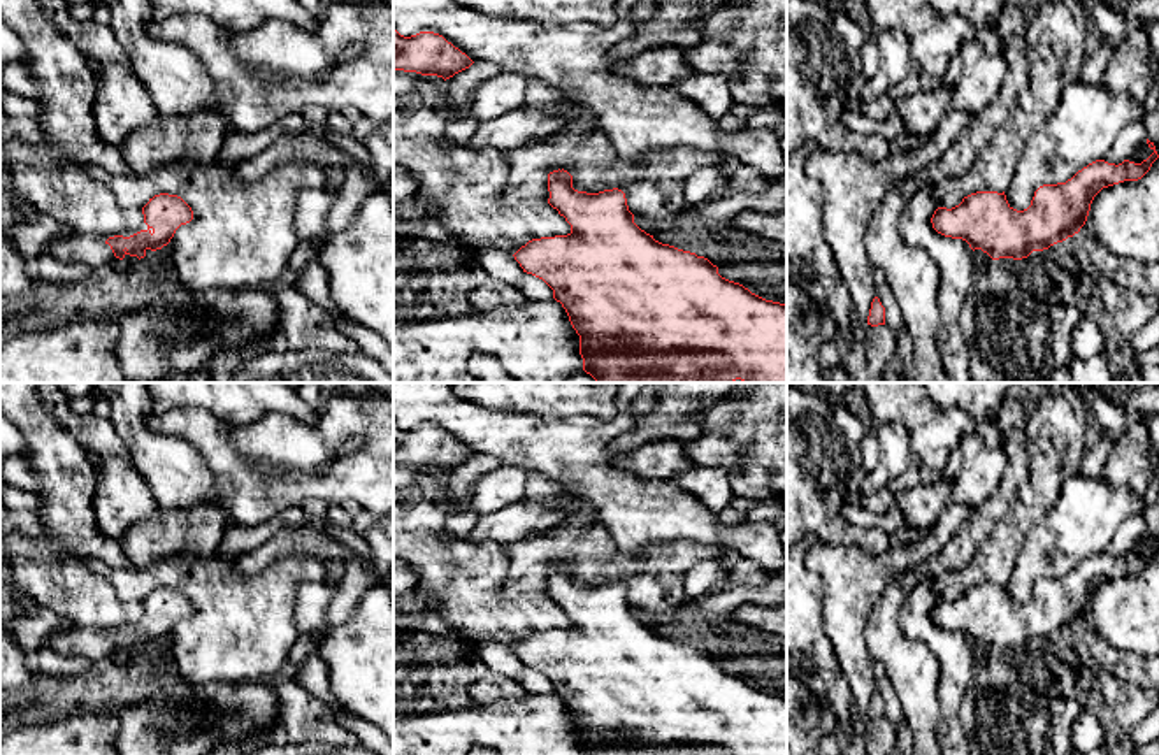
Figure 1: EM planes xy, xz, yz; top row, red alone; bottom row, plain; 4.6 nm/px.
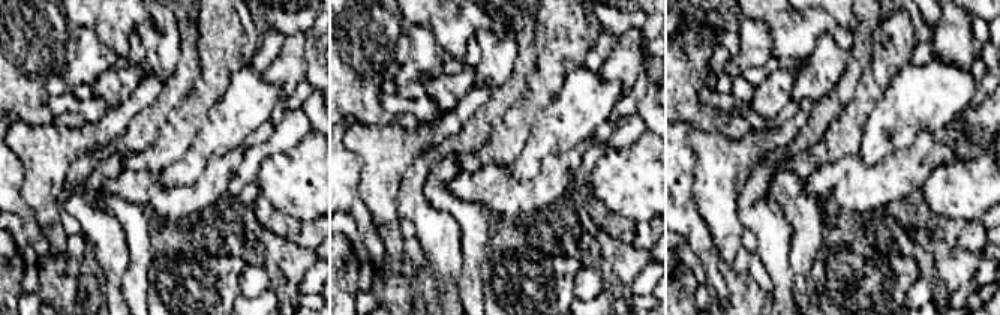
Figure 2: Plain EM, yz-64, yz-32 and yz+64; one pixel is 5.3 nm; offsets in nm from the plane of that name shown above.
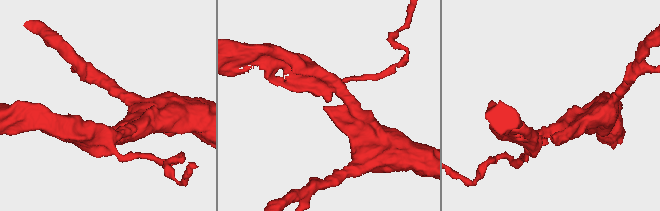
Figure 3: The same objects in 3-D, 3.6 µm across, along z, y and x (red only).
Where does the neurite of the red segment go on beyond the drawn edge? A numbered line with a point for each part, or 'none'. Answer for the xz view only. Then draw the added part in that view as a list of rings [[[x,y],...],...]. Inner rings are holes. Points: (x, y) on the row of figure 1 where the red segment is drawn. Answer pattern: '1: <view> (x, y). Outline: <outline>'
none

